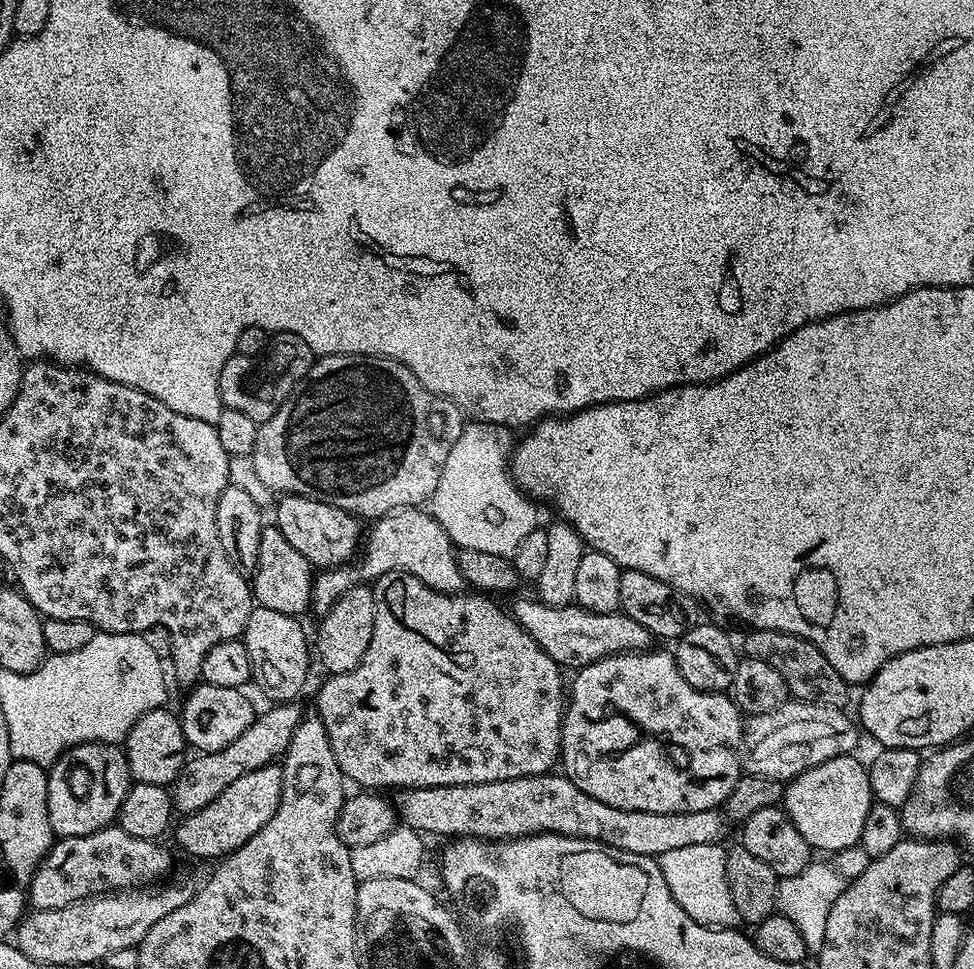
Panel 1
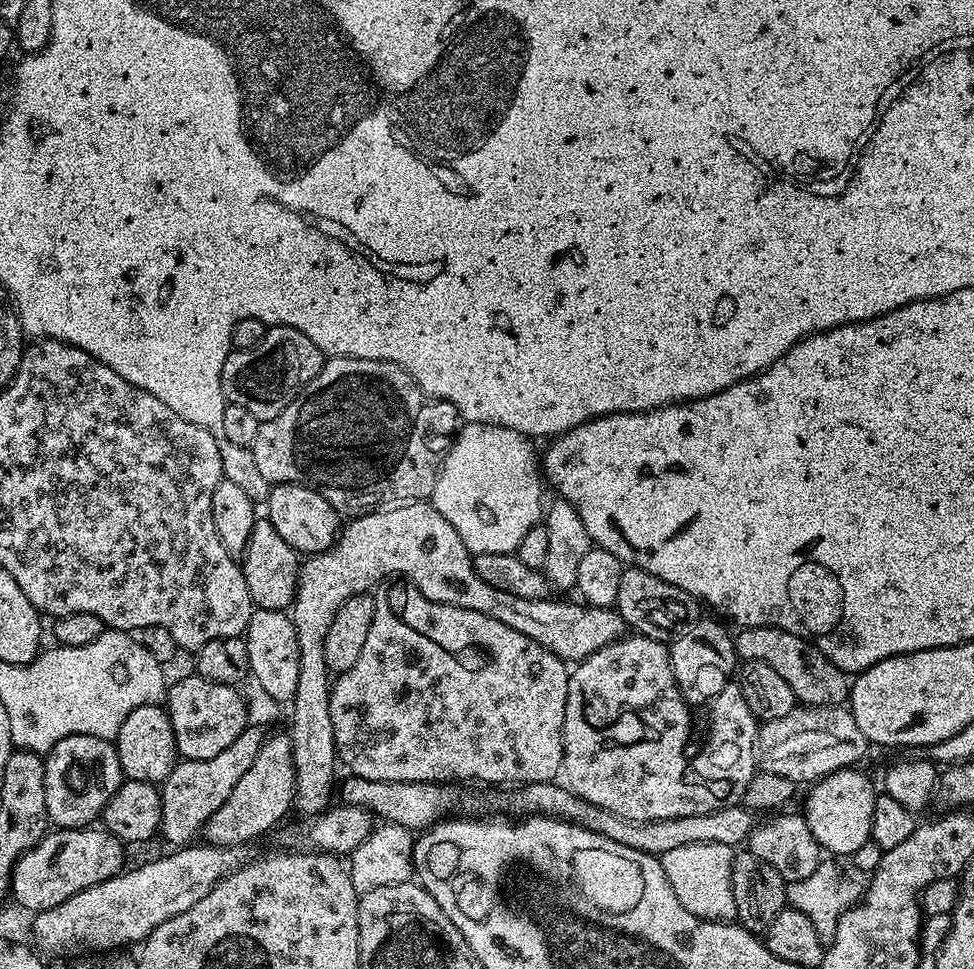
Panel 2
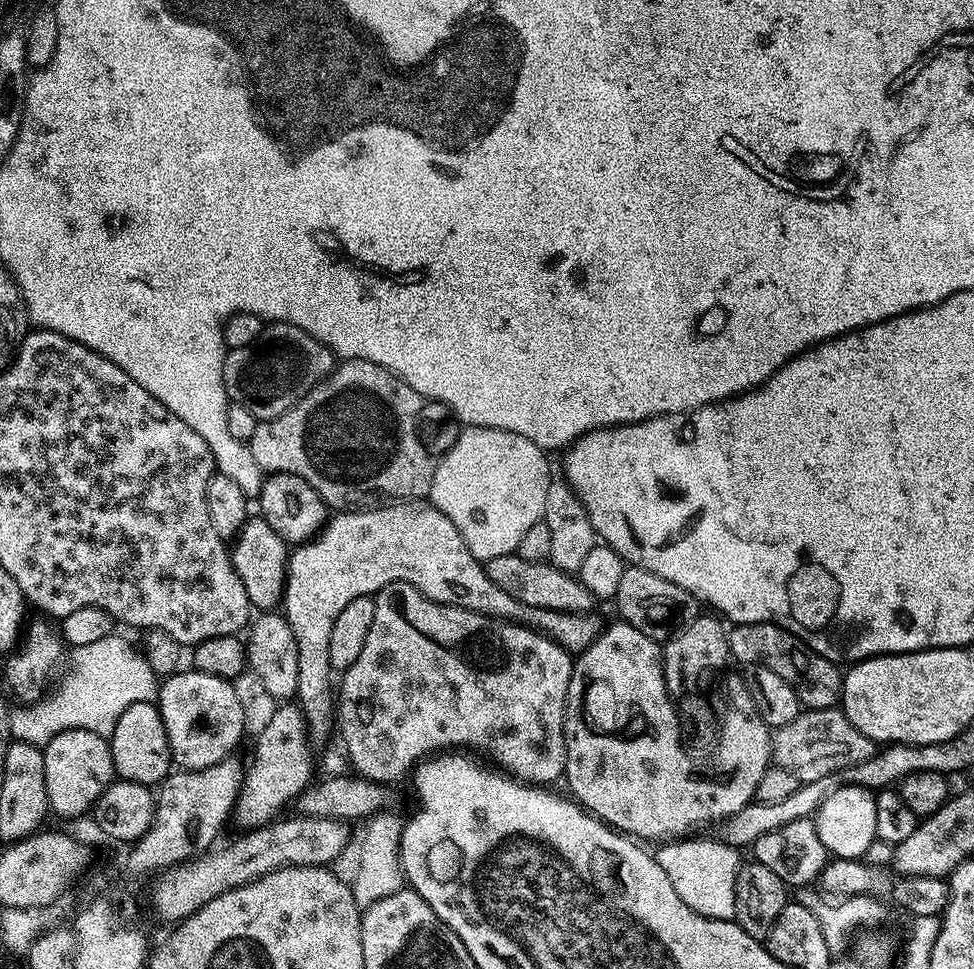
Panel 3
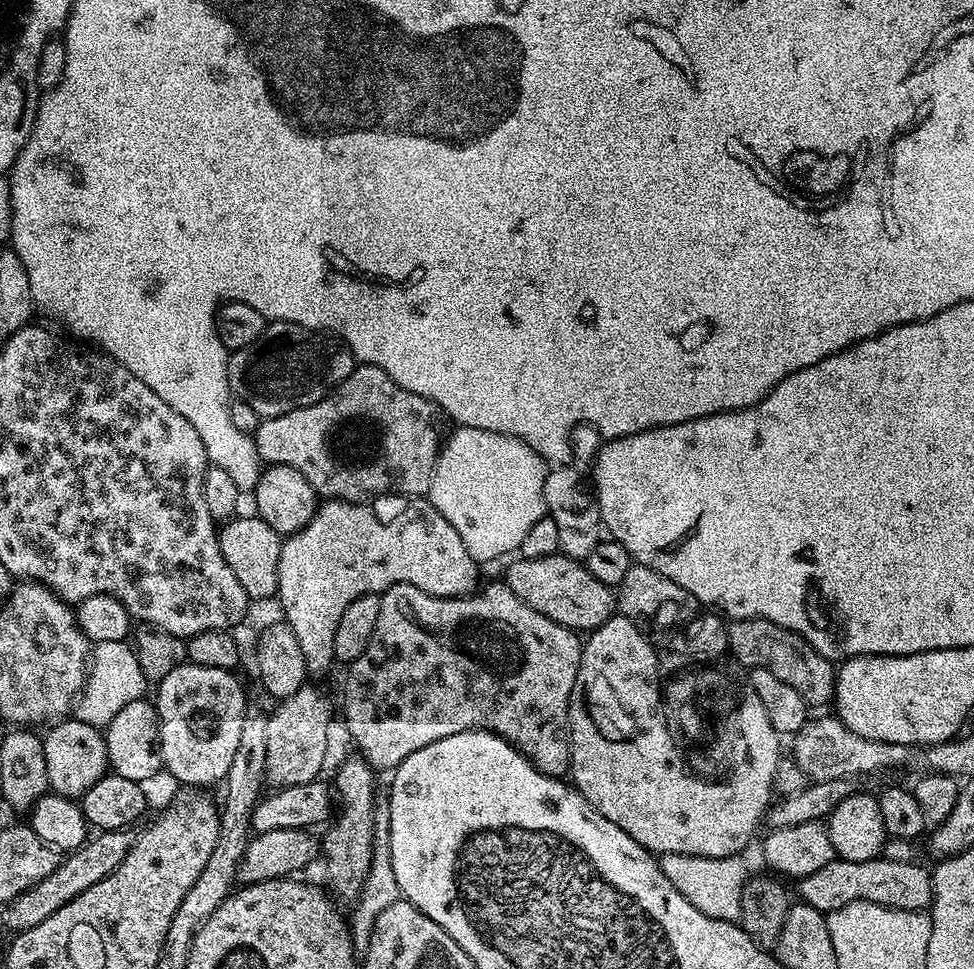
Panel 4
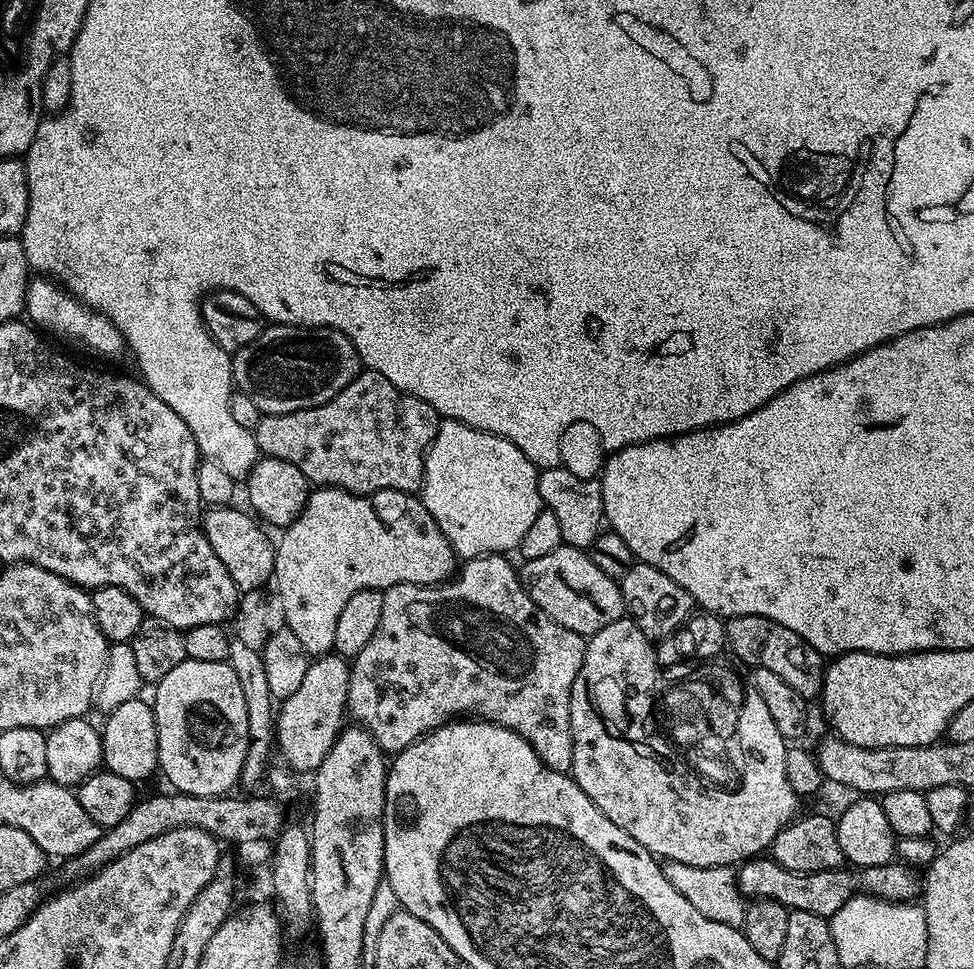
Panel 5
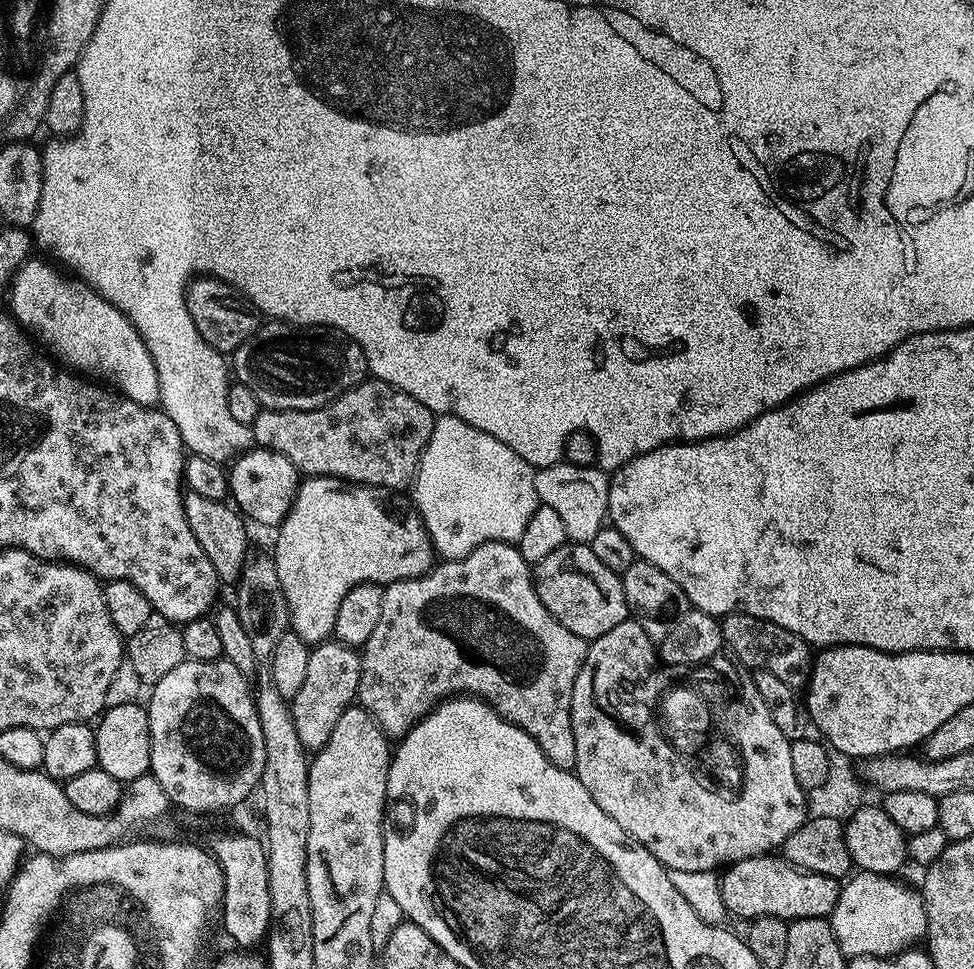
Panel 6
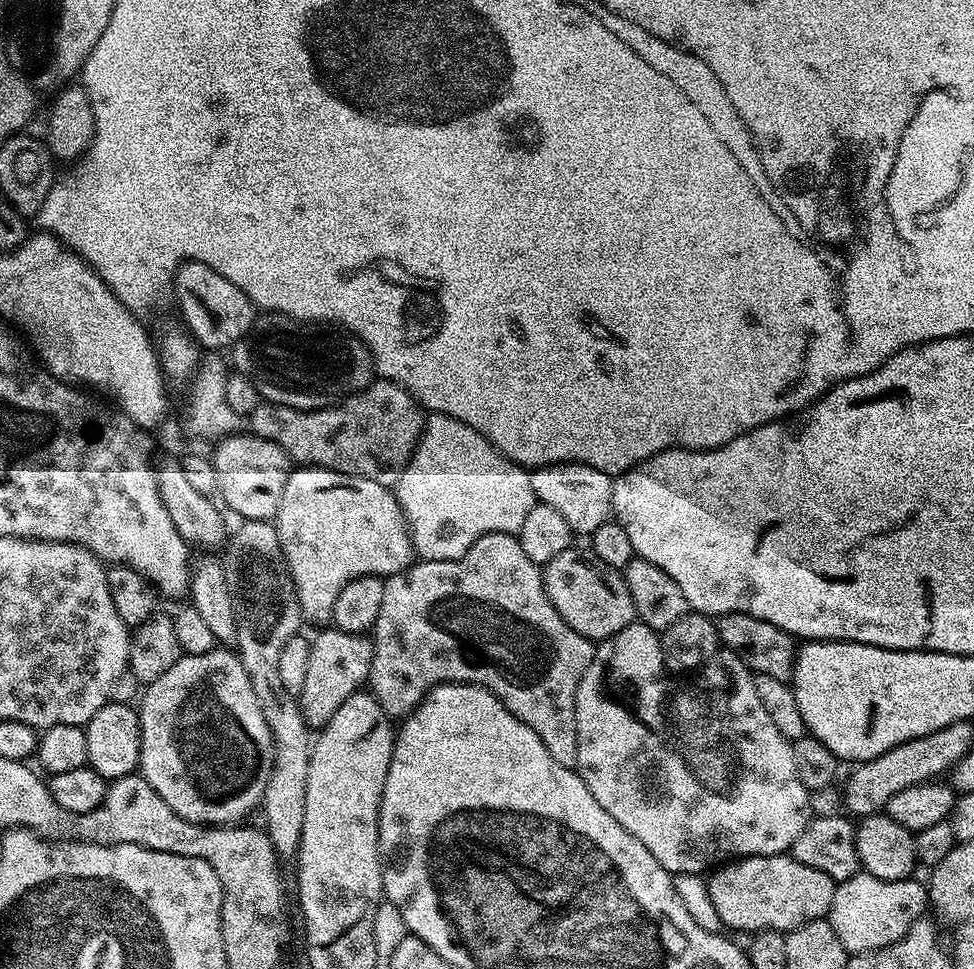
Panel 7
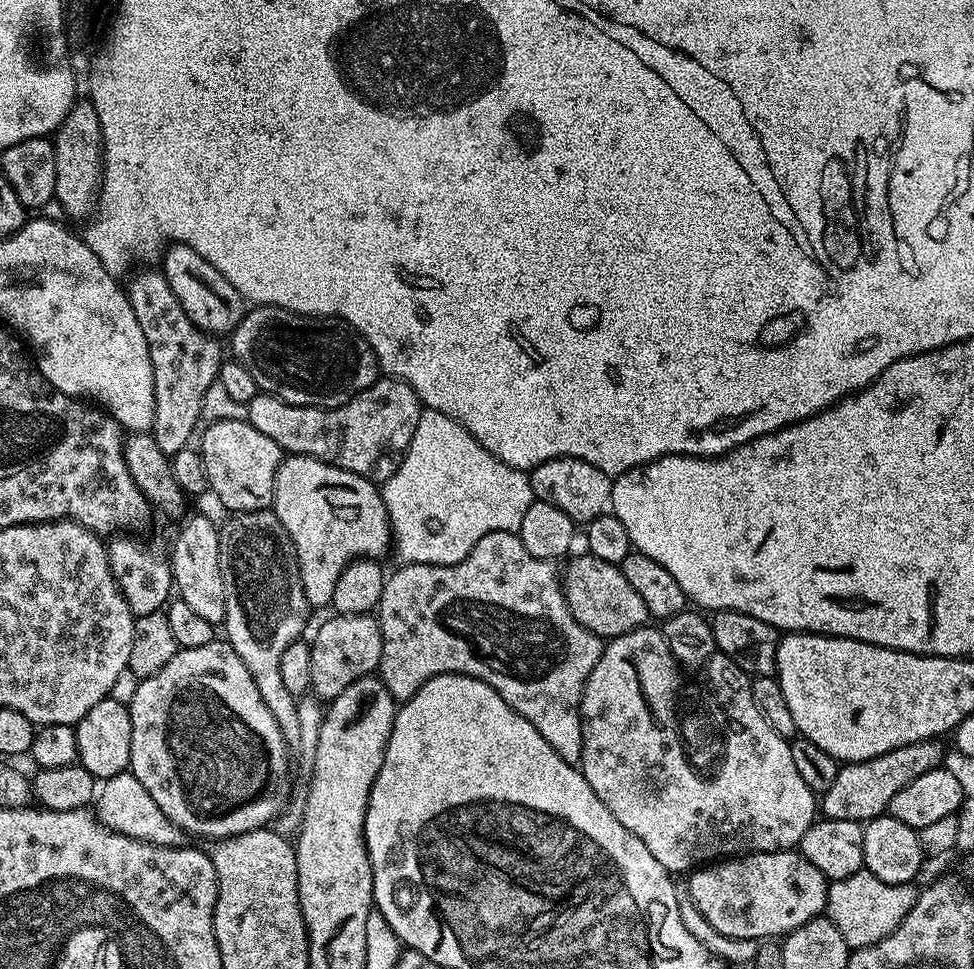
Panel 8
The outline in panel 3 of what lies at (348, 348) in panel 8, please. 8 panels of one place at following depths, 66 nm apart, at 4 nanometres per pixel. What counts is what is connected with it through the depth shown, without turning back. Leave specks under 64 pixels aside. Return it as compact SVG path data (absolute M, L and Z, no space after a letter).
M272 322L260 333L258 339L250 342L250 346L231 349L225 355L222 378L229 401L238 406L246 406L246 410L250 410L250 414L254 414L254 418L259 422L273 420L278 414L290 410L290 406L294 406L312 387L322 383L332 373L337 363L337 357L332 349L318 342L306 330L293 324Z

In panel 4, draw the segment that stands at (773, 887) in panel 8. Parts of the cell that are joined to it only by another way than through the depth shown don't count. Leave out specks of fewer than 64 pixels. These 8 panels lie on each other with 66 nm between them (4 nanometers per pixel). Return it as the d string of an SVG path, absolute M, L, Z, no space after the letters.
M834 858L822 870L803 876L798 882L799 899L825 914L837 912L850 902L865 900L894 910L922 912L932 907L932 873L920 862L890 862L883 858L850 862Z

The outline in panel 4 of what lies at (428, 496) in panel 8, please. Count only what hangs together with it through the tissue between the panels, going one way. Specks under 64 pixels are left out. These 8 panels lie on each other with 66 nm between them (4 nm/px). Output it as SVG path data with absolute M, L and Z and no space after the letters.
M457 427L452 437L443 441L436 468L432 472L432 484L427 495L438 514L458 530L470 558L477 562L496 560L507 552L515 553L522 546L522 538L534 527L538 518L546 515L544 507L544 483L550 471L549 465L536 453L513 436L490 430Z

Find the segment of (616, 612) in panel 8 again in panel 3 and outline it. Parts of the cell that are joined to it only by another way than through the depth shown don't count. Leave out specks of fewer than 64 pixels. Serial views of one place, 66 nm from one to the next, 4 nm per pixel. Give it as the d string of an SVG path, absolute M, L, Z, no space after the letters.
M518 555L499 556L486 562L488 577L494 586L502 586L510 598L518 598L526 606L538 606L542 610L558 610L559 612L593 611L594 597L584 583L571 572L558 570L548 560L526 562L526 558Z

